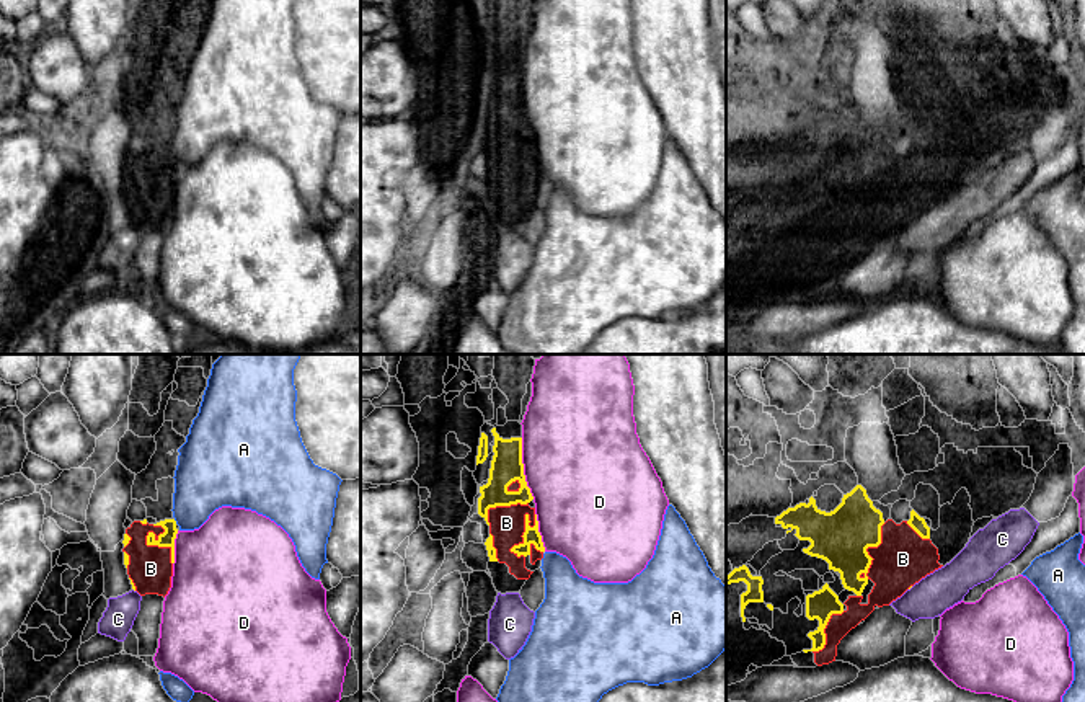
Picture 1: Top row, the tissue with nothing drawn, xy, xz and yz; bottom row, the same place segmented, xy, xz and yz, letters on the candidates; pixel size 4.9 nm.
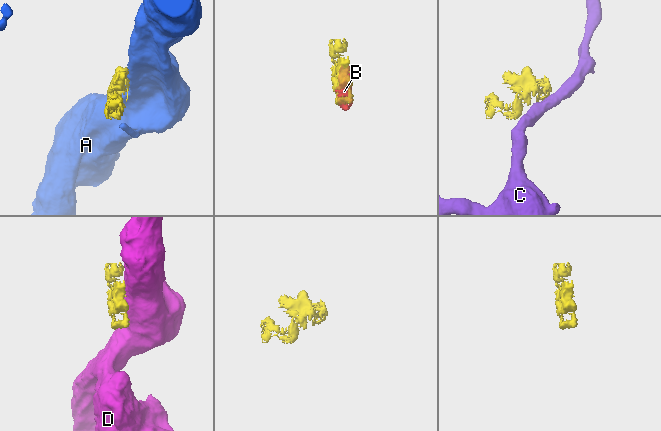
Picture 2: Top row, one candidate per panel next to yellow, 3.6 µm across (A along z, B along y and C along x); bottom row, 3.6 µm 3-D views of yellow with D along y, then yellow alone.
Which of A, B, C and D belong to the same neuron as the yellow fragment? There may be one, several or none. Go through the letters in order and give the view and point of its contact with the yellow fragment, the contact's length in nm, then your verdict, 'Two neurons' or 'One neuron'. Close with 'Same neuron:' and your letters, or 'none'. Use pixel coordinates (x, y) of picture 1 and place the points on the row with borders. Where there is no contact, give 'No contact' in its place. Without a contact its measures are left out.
A: Touches yellow at xy (175, 521). Shared border 30 nm. Two neurons
B: Touches yellow at xy (149, 544). Shared border 220 nm. One neuron
C: No contact. Two neurons
D: Touches yellow at xz (522, 469). Shared border 320 nm. Two neurons
Same neuron: B

